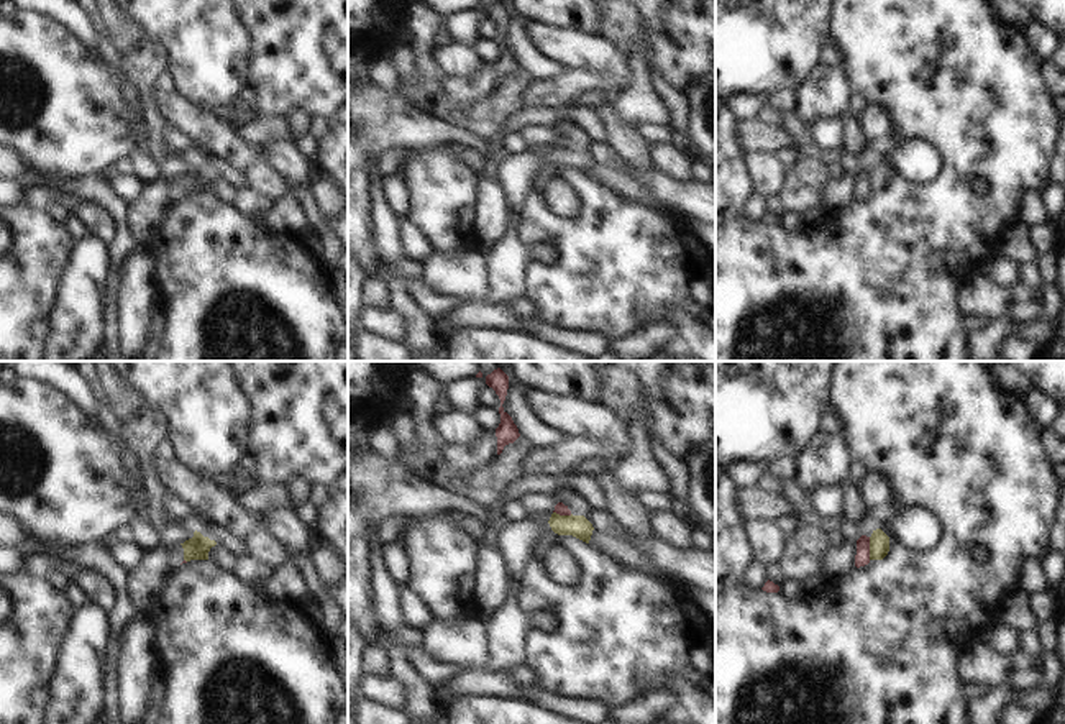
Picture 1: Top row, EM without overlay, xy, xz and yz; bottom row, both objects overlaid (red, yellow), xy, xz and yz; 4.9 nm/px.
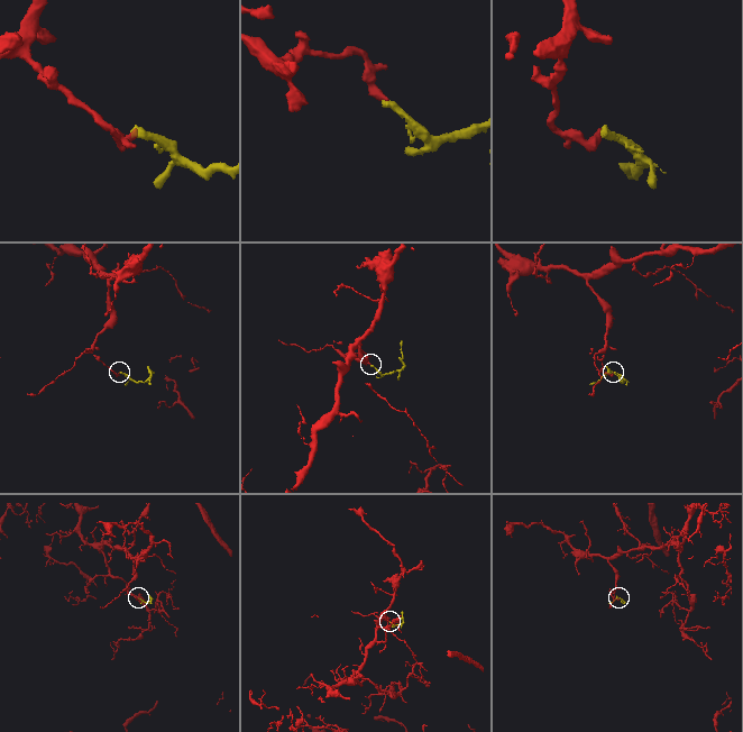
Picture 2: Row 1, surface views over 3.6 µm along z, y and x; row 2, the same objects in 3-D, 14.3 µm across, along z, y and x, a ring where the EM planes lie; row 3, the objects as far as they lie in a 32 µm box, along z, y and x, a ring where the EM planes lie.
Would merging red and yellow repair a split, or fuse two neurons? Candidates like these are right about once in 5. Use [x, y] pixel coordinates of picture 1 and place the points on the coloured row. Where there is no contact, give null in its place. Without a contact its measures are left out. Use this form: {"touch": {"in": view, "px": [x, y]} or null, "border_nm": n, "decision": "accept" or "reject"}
{"touch": {"in": "yz", "px": [868, 549]}, "border_nm": 110, "decision": "reject"}

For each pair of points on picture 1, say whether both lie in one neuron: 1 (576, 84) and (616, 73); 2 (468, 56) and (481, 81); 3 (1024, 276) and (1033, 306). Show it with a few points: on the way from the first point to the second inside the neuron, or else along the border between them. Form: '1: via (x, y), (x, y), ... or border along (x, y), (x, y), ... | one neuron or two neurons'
1: border along (571, 68), (604, 71), (611, 77), (612, 92) | two neurons
2: border along (484, 63), (473, 74), (445, 76) | two neurons
3: border along (1019, 283), (1039, 291) | two neurons

